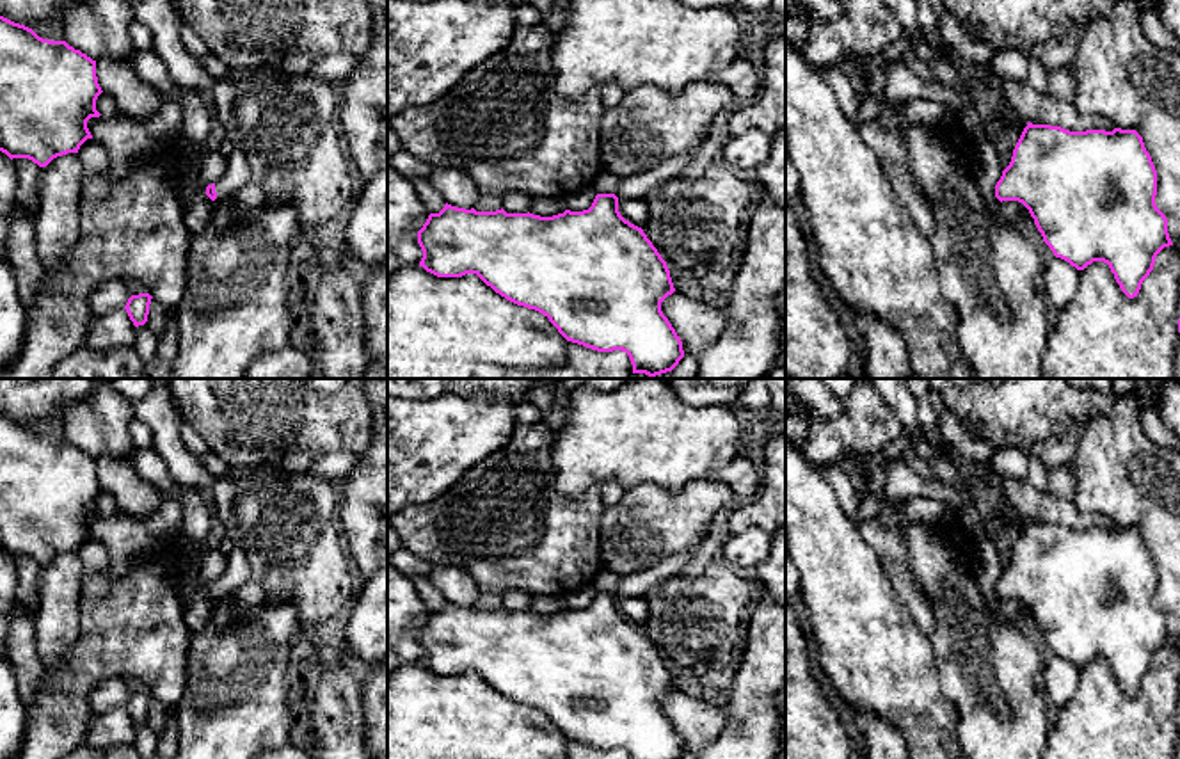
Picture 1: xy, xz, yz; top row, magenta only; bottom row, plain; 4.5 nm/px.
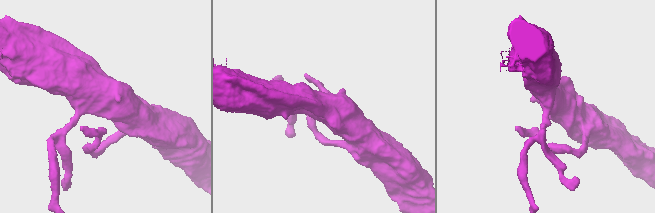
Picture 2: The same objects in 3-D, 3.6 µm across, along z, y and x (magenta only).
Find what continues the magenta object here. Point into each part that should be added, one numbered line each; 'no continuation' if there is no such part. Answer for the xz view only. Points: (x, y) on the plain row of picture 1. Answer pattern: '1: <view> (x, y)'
1: xz (638, 583)

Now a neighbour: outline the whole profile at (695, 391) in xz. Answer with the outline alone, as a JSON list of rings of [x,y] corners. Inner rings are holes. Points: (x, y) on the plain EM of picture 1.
[[[665,379],[677,396],[695,407],[709,403],[736,407],[741,389],[716,387],[709,379]]]

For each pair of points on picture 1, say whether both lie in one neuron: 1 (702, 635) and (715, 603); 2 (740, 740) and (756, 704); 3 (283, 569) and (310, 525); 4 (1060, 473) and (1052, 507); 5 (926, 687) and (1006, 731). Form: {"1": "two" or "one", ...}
{"1": "one", "2": "one", "3": "one", "4": "two", "5": "two"}

